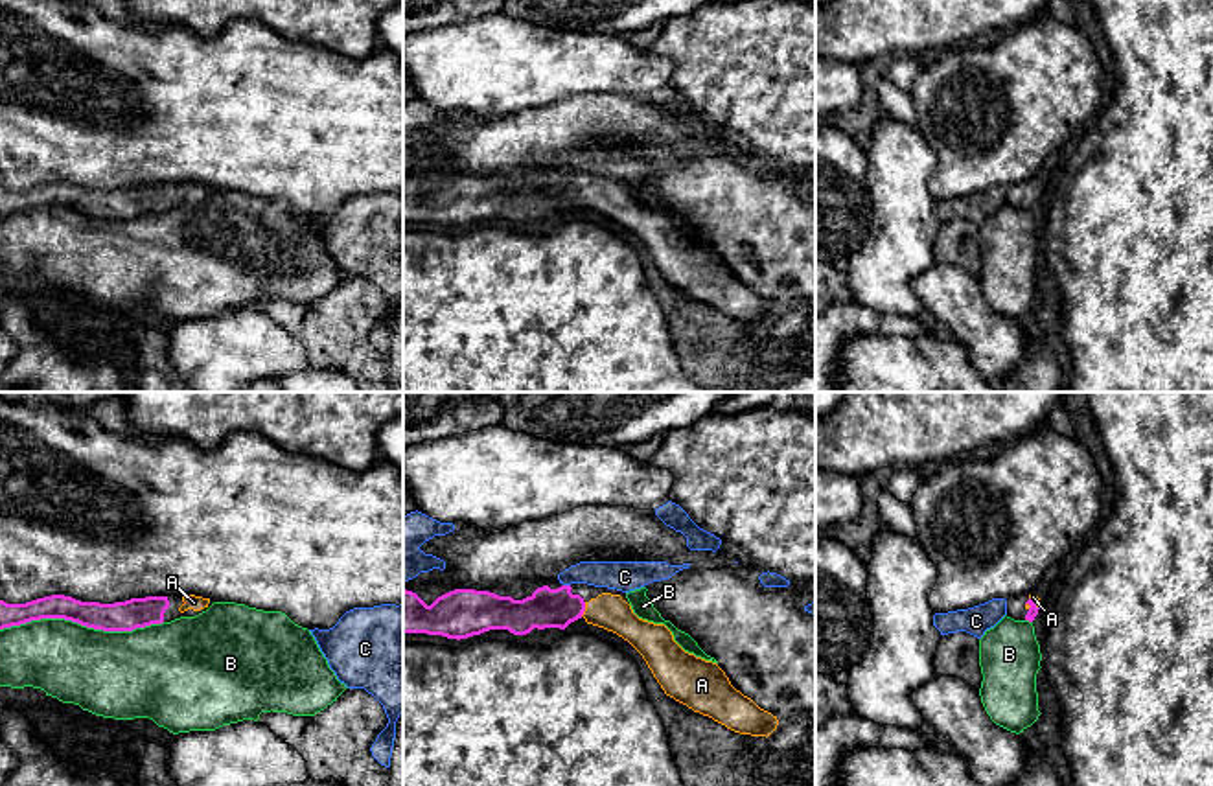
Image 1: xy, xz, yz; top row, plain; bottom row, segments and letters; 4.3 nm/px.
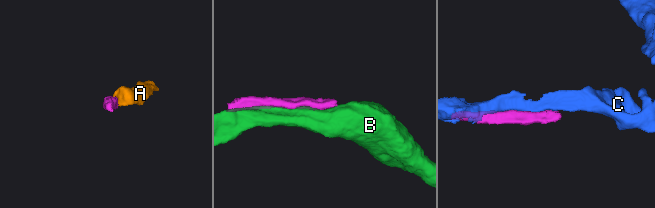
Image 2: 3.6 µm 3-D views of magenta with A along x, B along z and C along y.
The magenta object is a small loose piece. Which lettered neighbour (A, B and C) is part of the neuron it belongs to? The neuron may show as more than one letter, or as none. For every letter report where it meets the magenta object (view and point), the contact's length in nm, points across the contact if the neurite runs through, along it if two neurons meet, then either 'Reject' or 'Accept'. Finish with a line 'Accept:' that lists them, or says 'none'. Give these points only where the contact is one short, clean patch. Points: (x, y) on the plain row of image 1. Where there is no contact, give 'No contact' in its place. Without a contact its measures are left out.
A: Touches magenta at xz (584, 197). Shared border 70 nm. Accept
B: Touches magenta at xy (81, 212). Shared border 700 nm. Reject
C: Touches magenta at xz (567, 173). Shared border 30 nm. Reject
Accept: A

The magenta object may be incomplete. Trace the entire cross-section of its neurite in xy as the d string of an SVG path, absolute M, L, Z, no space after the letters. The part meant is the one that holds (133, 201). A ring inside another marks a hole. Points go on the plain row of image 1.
M64 182L26 191L0 188L0 217L40 206L64 206L103 219L133 219L180 204L195 204L212 191L214 188L195 182L145 184L114 191L81 190Z

